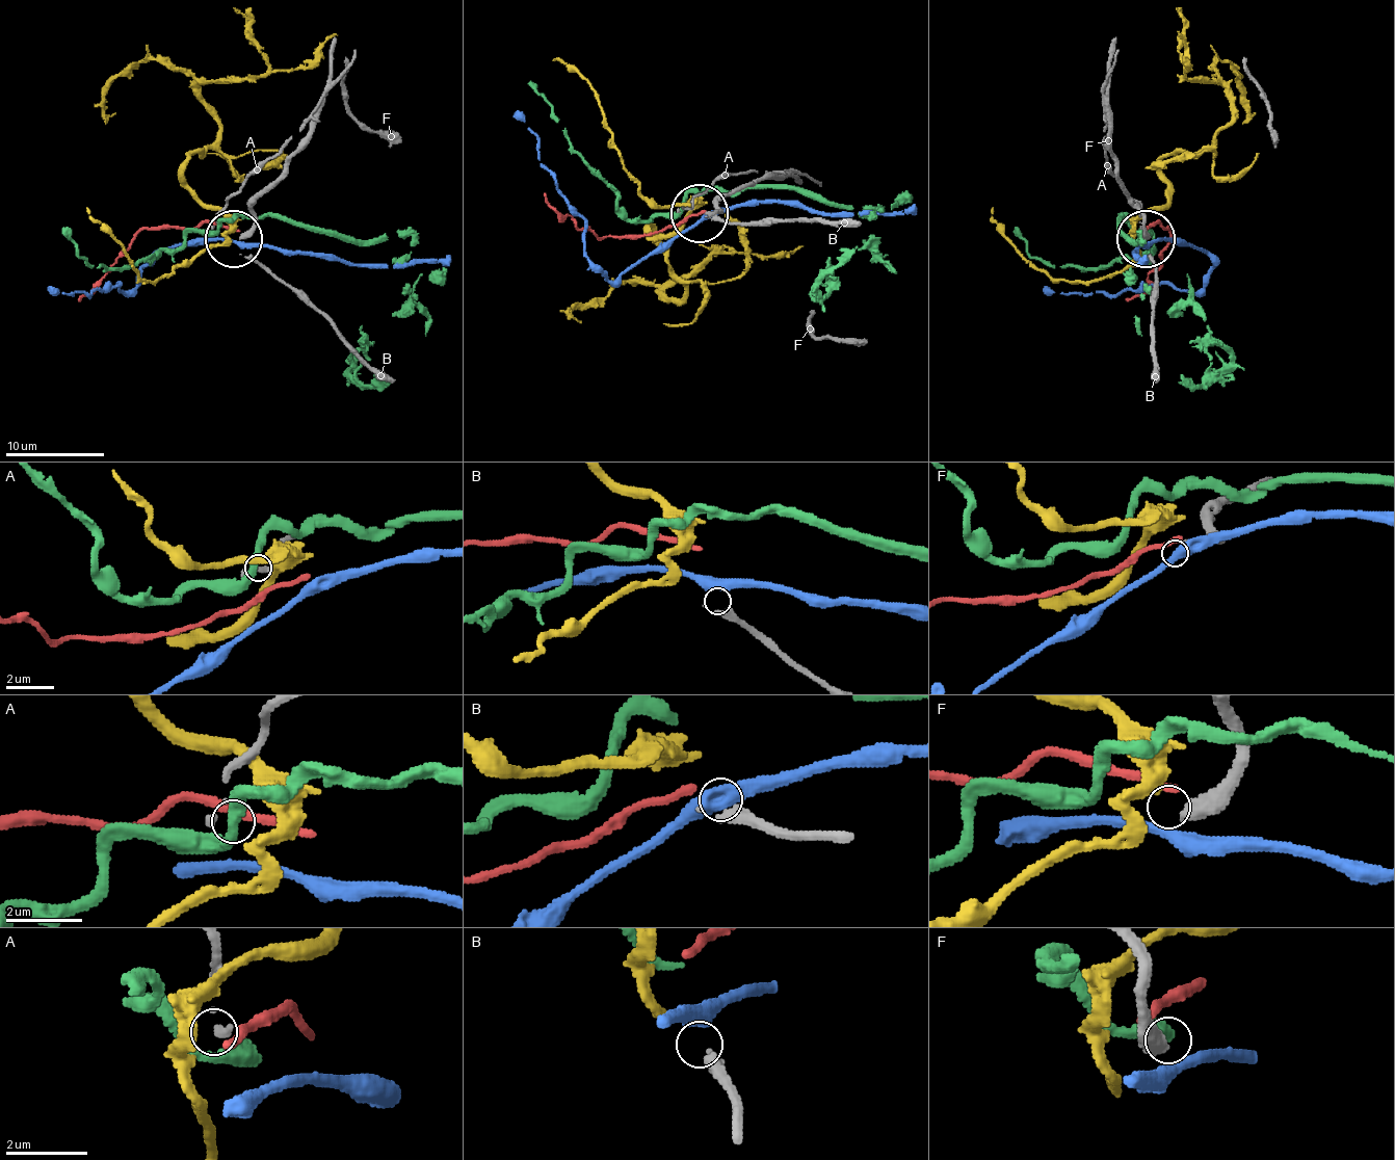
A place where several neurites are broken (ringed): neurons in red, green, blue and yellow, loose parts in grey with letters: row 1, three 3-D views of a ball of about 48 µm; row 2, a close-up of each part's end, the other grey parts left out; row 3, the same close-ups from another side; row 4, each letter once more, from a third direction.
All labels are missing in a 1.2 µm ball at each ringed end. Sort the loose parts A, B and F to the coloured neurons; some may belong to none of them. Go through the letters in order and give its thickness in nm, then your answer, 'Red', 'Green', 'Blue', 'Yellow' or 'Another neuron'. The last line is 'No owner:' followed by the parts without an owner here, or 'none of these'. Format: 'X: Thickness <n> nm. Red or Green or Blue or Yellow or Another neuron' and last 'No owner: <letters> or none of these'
A: Thickness 190 nm. Another neuron
B: Thickness 340 nm. Another neuron
F: Thickness 440 nm. Another neuron
No owner: A, B, F

